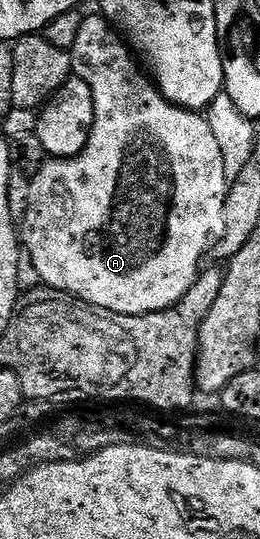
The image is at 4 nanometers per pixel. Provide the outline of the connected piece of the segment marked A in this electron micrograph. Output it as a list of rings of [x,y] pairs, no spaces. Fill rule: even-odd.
[[[84,16],[81,32],[77,35],[77,43],[73,43],[69,52],[74,76],[89,83],[89,91],[93,91],[93,107],[95,108],[93,131],[89,135],[89,143],[76,157],[48,159],[44,161],[39,172],[31,177],[29,211],[21,223],[21,241],[25,246],[26,256],[30,257],[33,267],[37,267],[37,275],[44,286],[47,284],[49,288],[59,292],[56,294],[70,295],[100,311],[117,313],[121,317],[140,317],[146,313],[170,309],[178,305],[181,298],[189,291],[189,287],[195,282],[196,277],[199,276],[201,272],[199,260],[208,256],[213,238],[223,228],[222,211],[225,209],[229,178],[225,171],[225,163],[221,159],[221,150],[213,137],[213,131],[210,130],[206,116],[202,112],[183,109],[179,105],[174,105],[172,101],[166,101],[159,92],[158,85],[141,68],[136,54],[128,48],[124,38],[106,17]],[[194,153],[207,153],[207,161],[211,164],[212,193],[185,193],[183,191],[181,165],[185,164]]]

